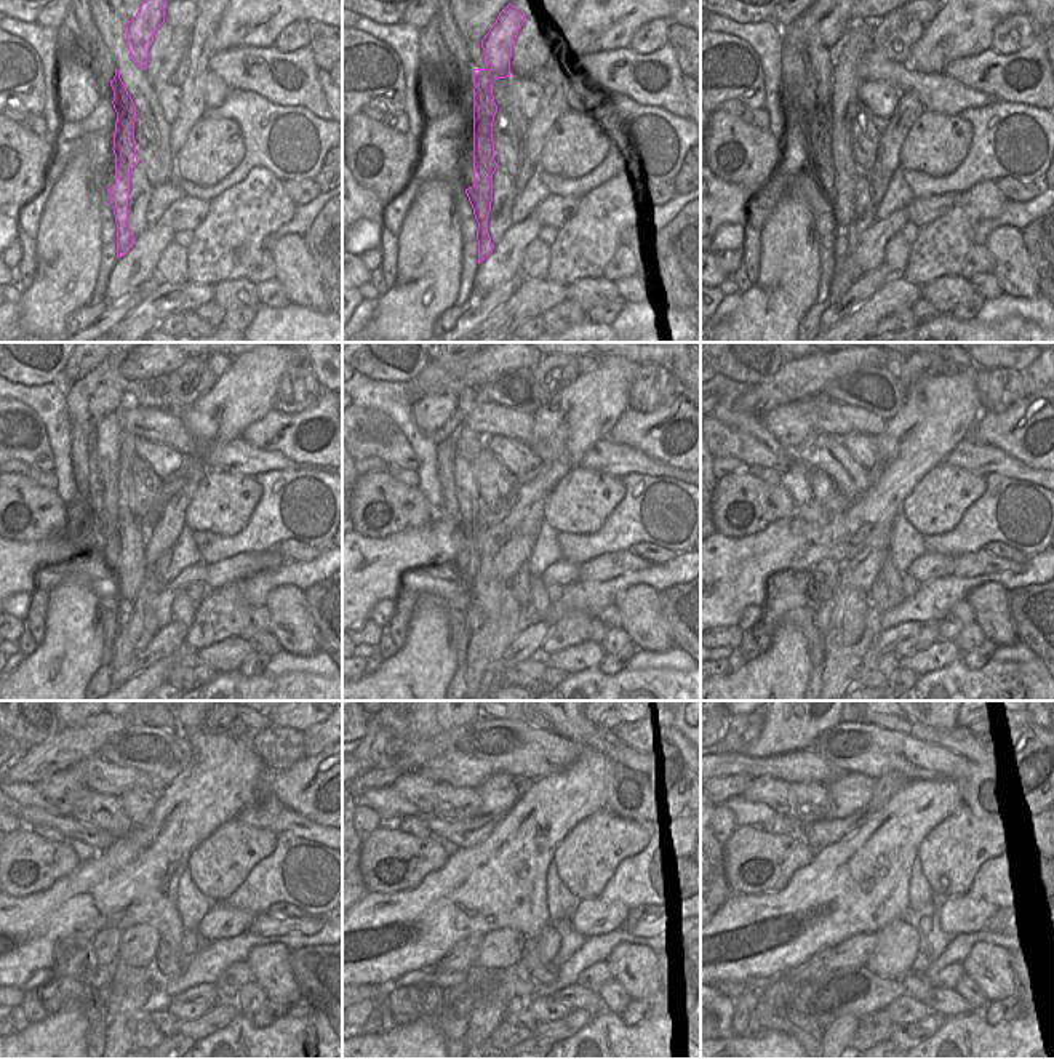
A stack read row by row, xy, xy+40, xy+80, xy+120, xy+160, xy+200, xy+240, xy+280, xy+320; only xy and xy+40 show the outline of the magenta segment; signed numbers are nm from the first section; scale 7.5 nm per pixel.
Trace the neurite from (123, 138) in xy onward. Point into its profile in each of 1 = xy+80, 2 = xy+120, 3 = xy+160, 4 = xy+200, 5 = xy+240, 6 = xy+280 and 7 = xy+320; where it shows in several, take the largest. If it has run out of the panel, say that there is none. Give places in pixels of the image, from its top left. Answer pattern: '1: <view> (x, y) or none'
1: xy+80 (856, 42)
2: xy+120 (131, 568)
3: xy+160 (488, 591)
4: xy+200 (850, 607)
5: xy+240 (131, 987)
6: xy+280 (480, 1026)
7: xy+320 (845, 1026)

